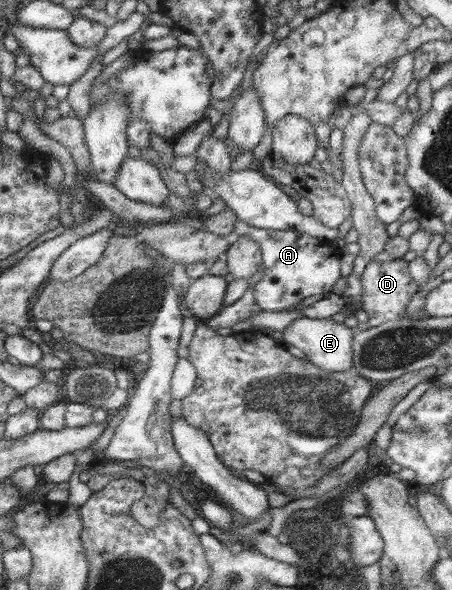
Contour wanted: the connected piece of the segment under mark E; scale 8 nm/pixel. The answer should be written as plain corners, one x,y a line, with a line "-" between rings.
301,316
291,321
282,330
282,340
285,345
295,346
304,354
307,361
321,370
345,372
352,366
352,334
353,329
335,323
331,318
307,318

